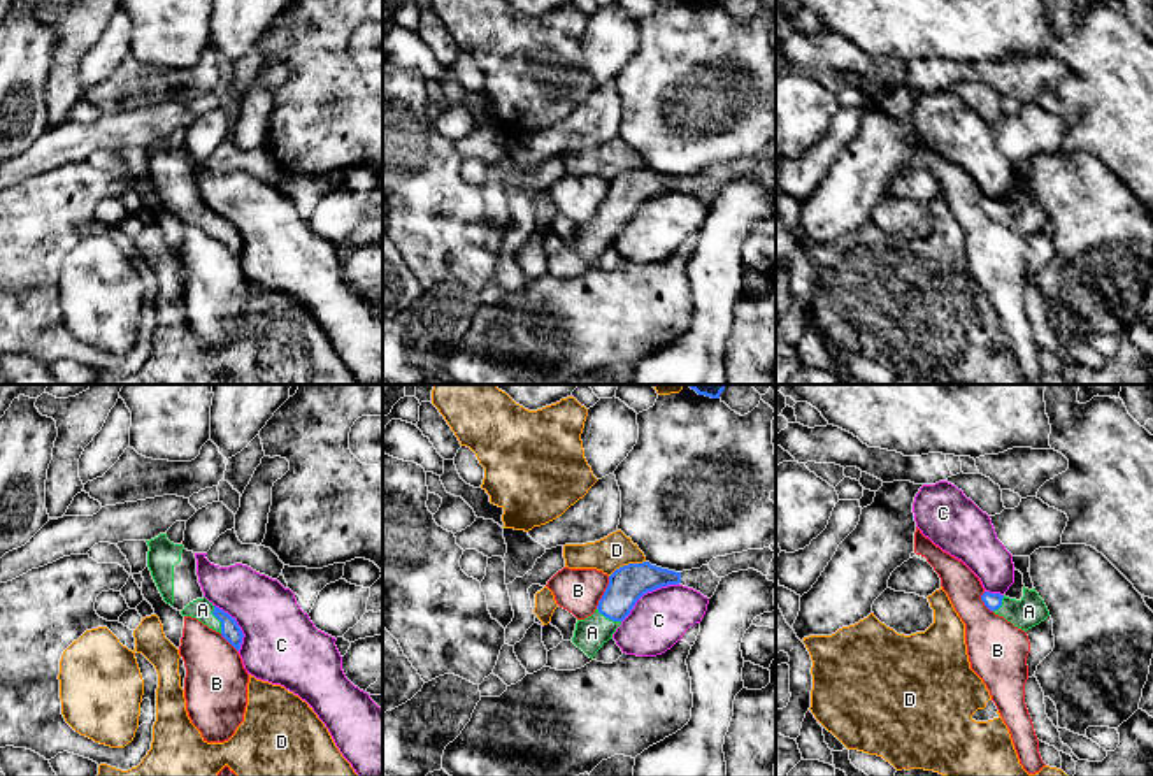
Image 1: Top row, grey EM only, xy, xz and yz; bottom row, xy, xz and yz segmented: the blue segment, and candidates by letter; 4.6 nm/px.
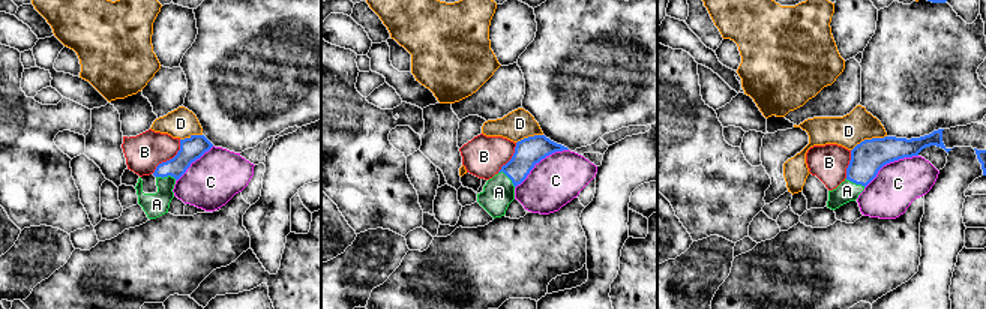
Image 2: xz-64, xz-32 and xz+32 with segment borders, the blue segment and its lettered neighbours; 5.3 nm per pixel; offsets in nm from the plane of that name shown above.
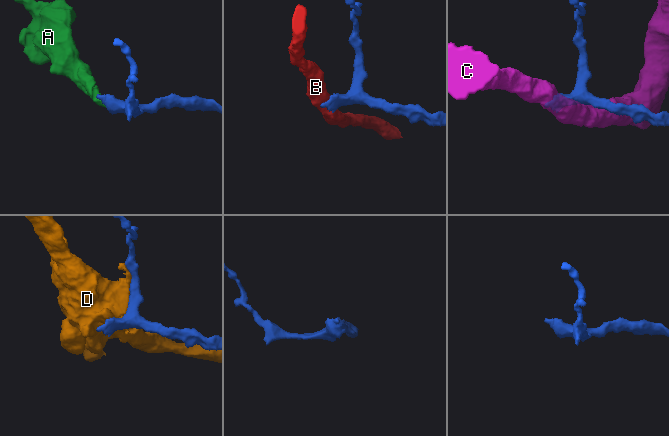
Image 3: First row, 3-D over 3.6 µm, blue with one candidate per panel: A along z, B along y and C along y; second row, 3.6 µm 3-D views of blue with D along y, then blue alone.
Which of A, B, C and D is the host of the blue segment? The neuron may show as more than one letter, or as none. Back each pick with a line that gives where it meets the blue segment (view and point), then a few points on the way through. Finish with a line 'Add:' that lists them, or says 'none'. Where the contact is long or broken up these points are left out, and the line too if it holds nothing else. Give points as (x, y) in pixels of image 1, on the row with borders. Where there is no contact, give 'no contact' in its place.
A: contact xy (218, 618); way xy (230, 631), (218, 618), (202, 610)
Add: A

